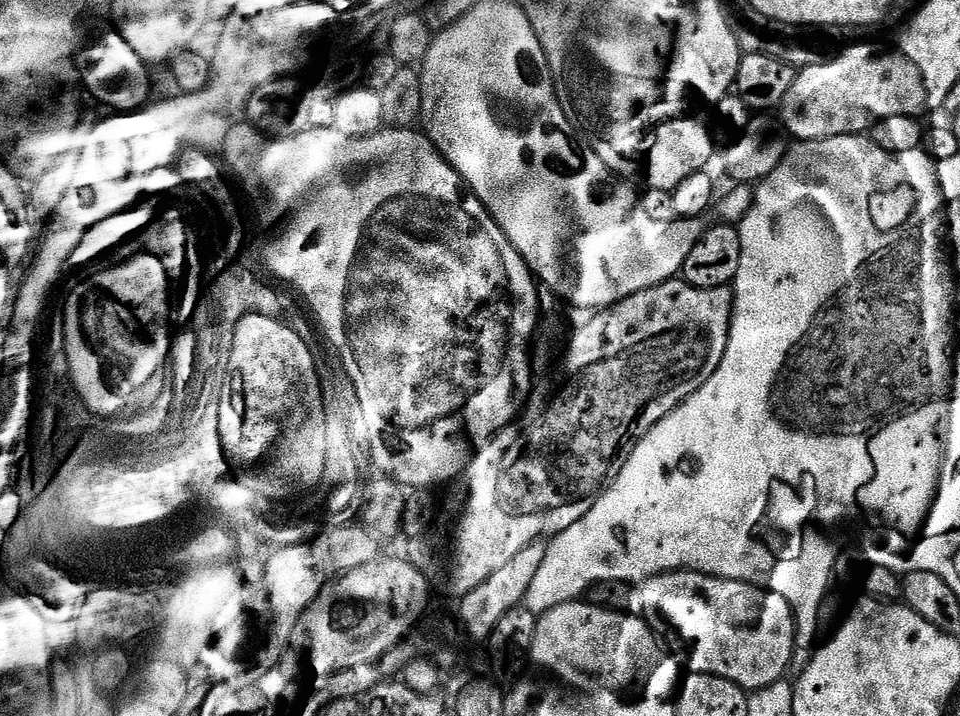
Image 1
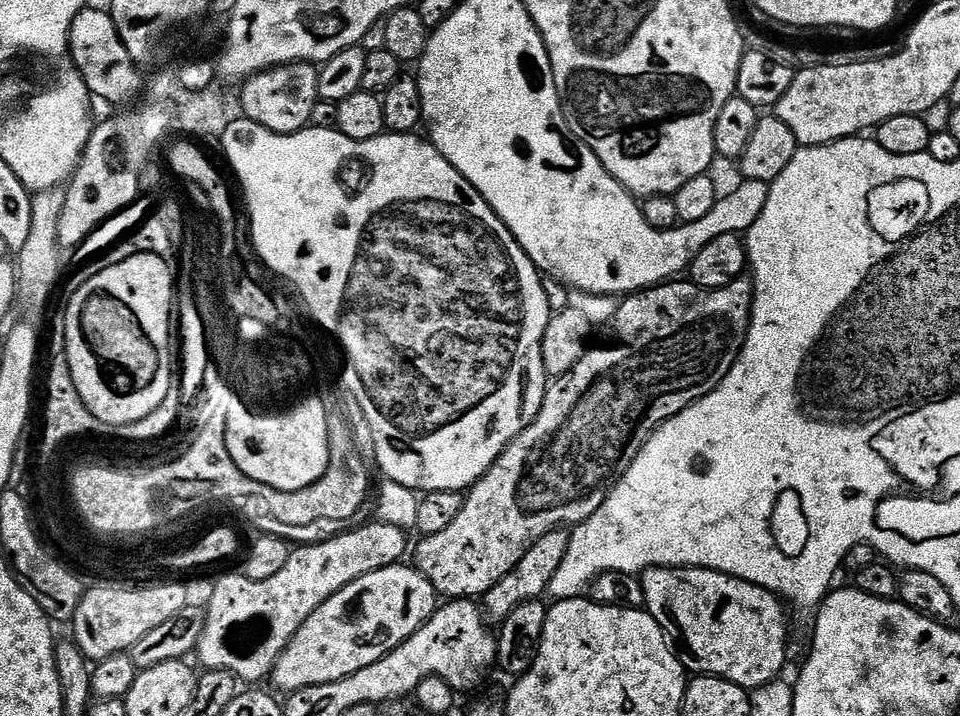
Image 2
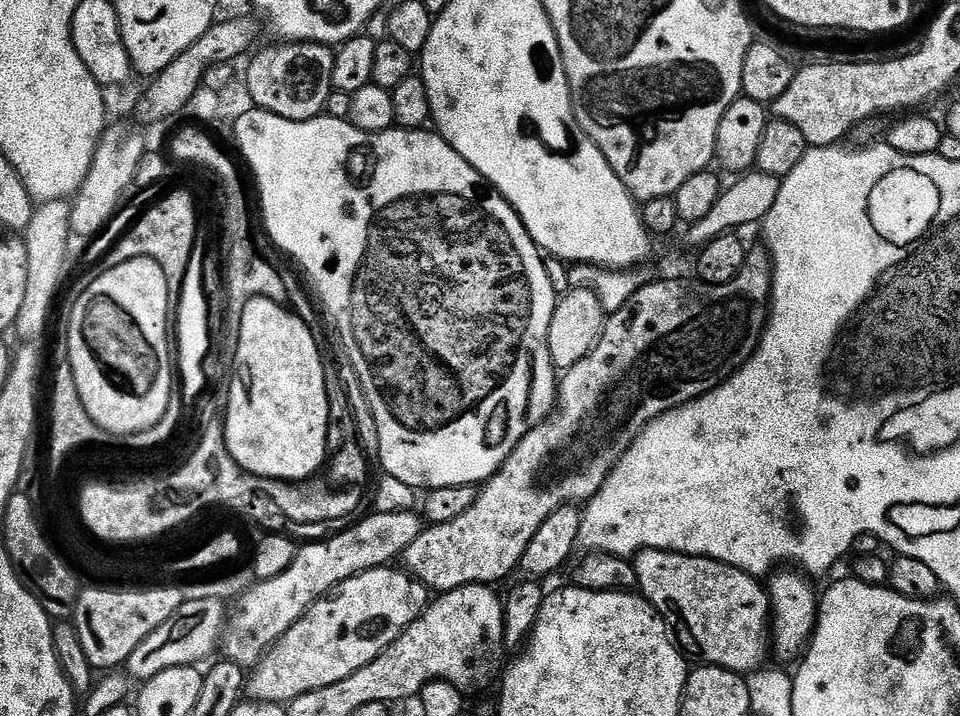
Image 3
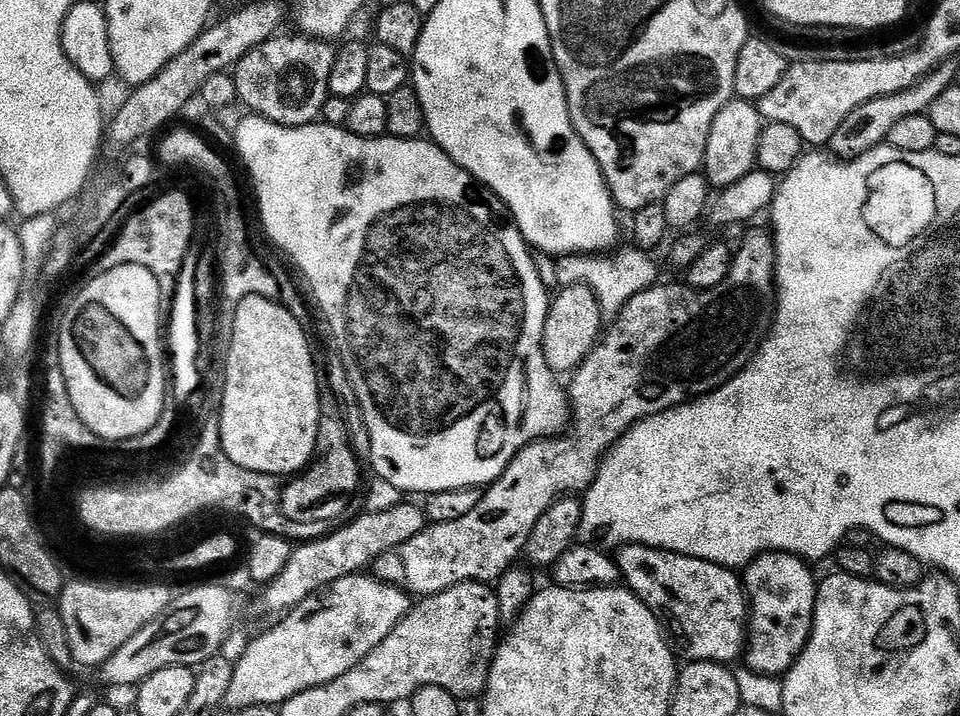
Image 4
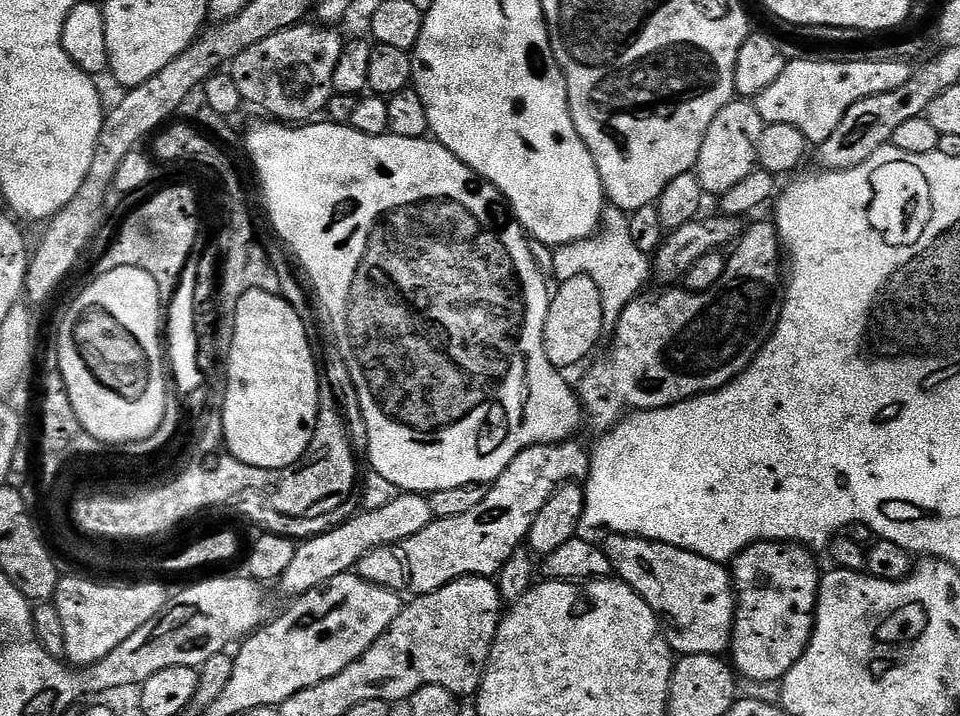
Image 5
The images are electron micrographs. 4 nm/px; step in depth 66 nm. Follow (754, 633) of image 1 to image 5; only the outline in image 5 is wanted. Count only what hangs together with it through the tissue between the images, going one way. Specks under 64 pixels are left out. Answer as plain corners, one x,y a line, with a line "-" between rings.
609,535
605,540
608,541
603,541
602,547
610,558
613,573
630,585
647,602
650,610
656,612
666,629
666,639
673,653
680,656
720,656
729,651
738,620
738,593
729,569
721,561
702,558
678,546
644,540
640,536

